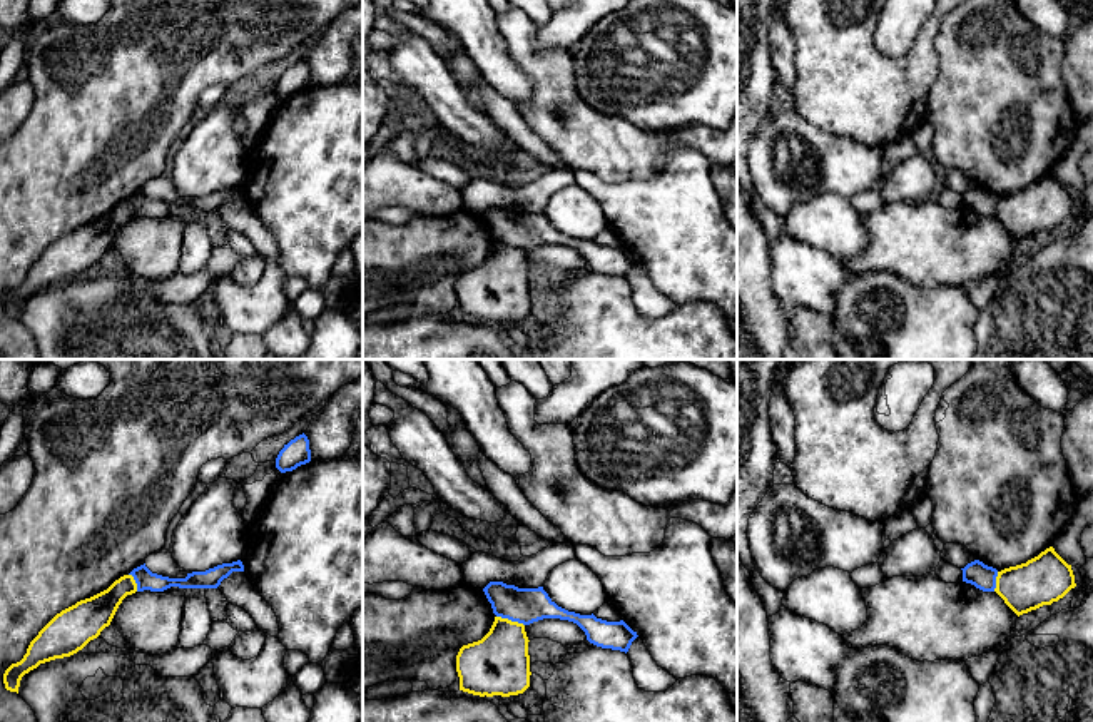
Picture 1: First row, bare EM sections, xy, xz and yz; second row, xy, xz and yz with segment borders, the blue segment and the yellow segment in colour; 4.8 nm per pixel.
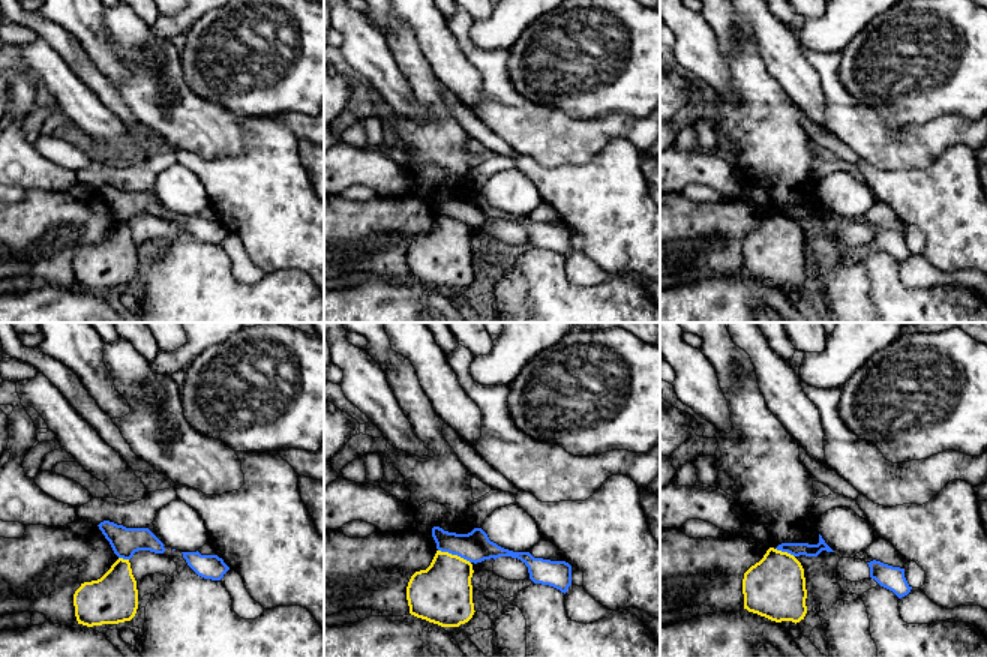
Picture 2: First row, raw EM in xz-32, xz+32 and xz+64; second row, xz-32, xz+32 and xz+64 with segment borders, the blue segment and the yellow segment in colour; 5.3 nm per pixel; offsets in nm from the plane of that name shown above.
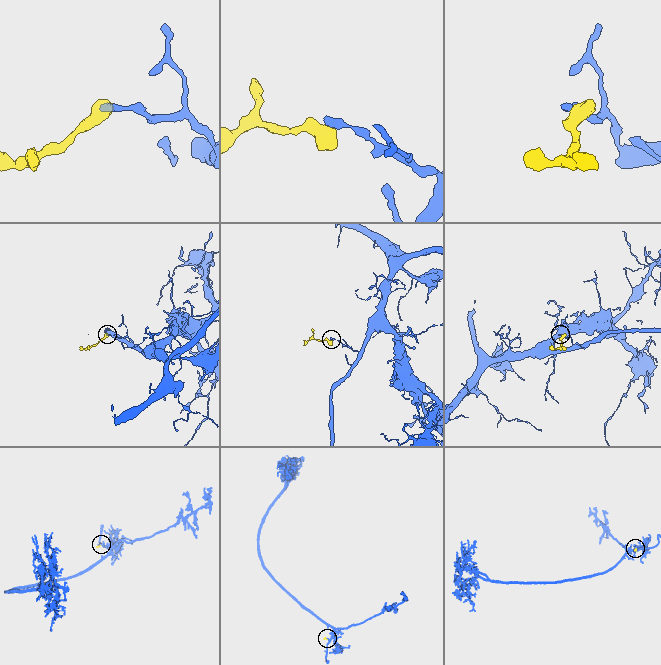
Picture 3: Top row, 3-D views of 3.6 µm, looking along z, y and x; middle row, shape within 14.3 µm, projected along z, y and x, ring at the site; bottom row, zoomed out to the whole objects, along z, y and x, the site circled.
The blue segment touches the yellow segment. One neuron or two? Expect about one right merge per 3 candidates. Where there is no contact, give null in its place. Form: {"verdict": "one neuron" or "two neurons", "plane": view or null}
{"verdict": "two neurons", "plane": "xz"}

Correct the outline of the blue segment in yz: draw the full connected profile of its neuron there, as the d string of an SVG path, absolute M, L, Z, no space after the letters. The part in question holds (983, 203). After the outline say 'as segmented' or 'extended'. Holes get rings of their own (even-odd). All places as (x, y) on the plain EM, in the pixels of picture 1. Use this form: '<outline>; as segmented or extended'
M979 186L968 189L963 196L963 207L974 211L983 217L994 217L998 196Z; as segmented

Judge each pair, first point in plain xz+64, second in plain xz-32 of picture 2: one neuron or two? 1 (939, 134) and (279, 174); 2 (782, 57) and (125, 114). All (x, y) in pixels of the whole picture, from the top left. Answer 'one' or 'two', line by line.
1: two
2: two

